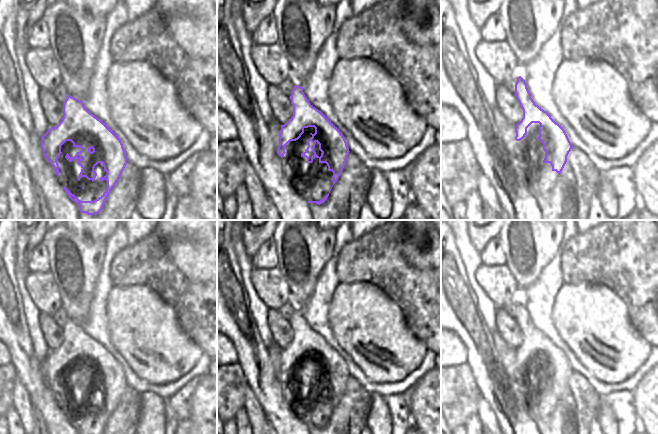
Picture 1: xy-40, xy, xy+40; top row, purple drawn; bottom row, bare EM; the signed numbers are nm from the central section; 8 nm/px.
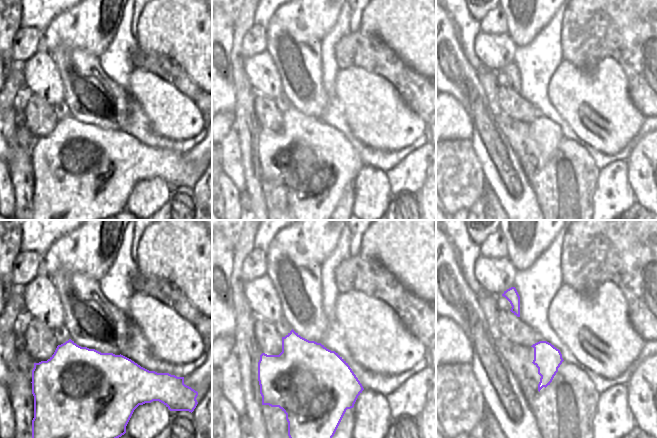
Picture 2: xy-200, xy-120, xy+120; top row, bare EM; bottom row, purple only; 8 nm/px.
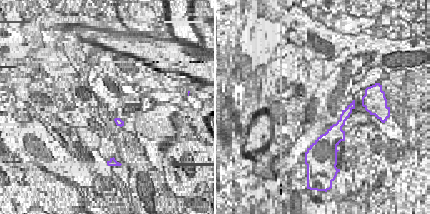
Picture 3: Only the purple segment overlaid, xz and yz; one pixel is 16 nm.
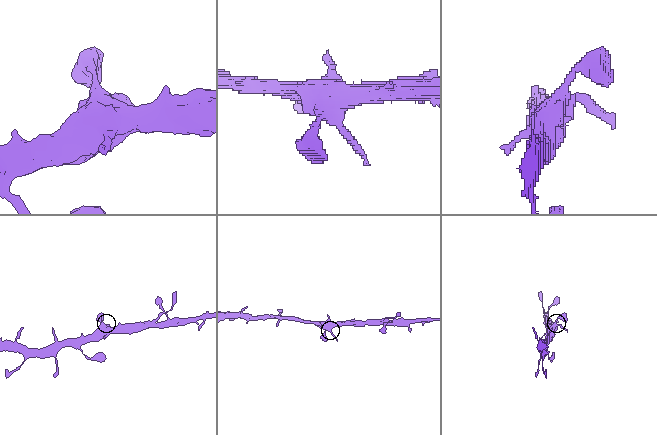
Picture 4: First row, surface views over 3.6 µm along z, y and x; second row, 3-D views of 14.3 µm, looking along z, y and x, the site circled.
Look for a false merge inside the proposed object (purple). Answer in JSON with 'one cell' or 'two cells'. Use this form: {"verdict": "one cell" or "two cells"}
{"verdict": "one cell"}

